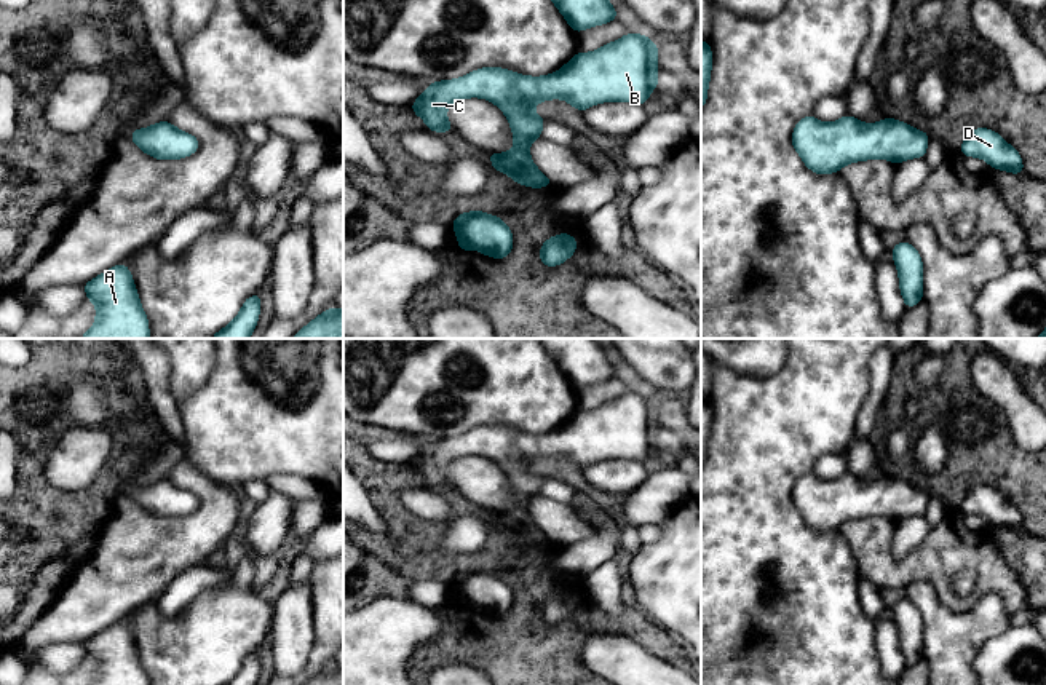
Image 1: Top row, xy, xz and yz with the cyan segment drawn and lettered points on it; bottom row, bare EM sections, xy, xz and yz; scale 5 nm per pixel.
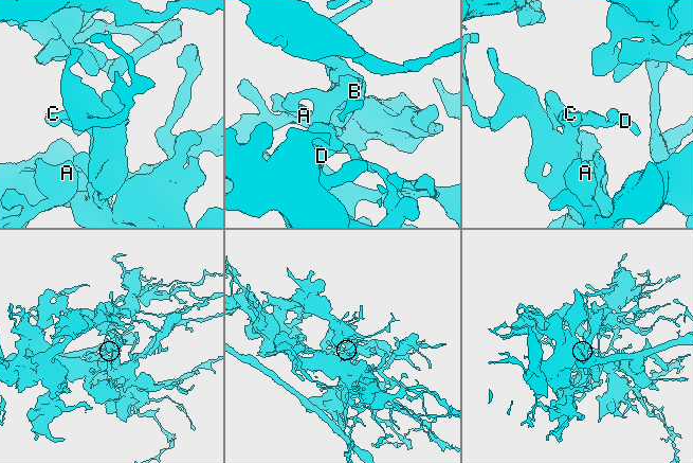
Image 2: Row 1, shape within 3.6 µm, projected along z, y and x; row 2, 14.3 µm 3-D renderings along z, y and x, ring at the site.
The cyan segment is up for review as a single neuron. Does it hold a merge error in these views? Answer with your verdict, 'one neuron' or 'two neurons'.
one neuron

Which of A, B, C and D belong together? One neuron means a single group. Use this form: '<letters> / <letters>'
A B C D

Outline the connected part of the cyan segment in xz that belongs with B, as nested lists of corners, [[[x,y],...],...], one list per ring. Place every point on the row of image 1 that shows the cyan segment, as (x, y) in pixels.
[[[640,34],[624,37],[591,53],[576,53],[562,69],[545,77],[527,77],[500,67],[484,67],[457,80],[430,81],[412,112],[436,133],[454,129],[446,118],[447,109],[466,97],[493,102],[508,118],[514,148],[506,153],[487,153],[495,171],[508,174],[521,185],[551,187],[532,161],[530,142],[541,137],[548,121],[533,112],[537,102],[564,99],[578,112],[599,102],[634,102],[645,105],[658,86],[658,48]]]

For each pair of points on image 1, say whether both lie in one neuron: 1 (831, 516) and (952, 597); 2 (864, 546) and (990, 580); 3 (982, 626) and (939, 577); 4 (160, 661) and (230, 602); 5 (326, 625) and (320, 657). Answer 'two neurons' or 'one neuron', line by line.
1: one neuron
2: one neuron
3: two neurons
4: one neuron
5: one neuron

